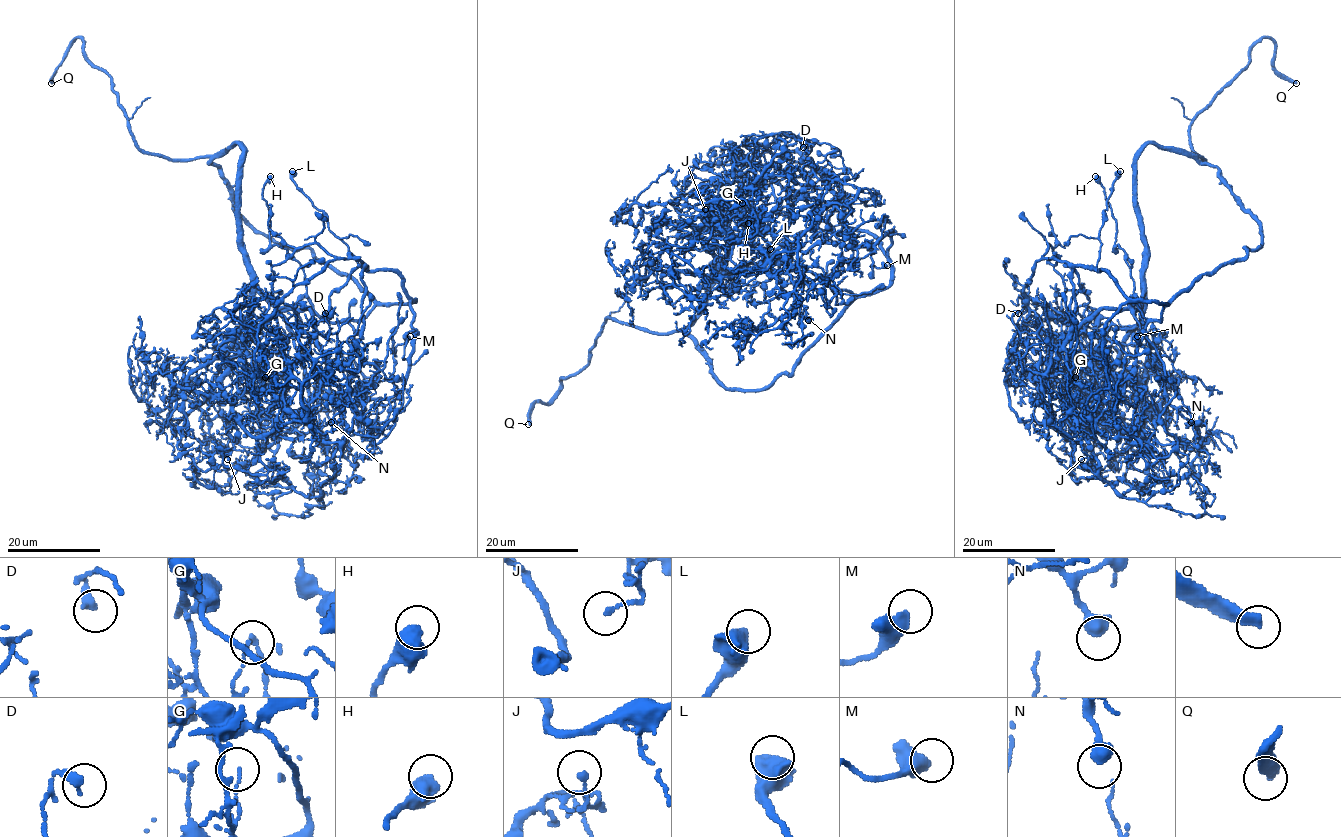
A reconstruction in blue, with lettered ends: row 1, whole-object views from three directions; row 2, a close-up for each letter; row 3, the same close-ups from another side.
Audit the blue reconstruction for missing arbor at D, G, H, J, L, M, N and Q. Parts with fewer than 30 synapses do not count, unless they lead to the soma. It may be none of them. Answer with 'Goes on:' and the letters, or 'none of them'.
Goes on: Q

